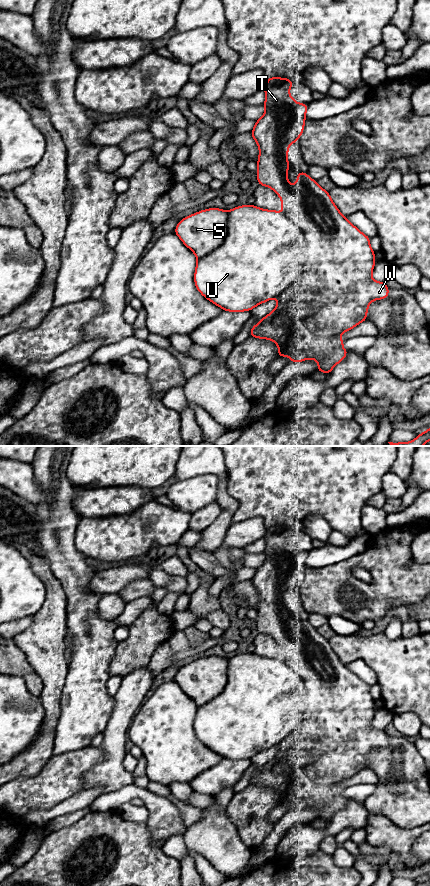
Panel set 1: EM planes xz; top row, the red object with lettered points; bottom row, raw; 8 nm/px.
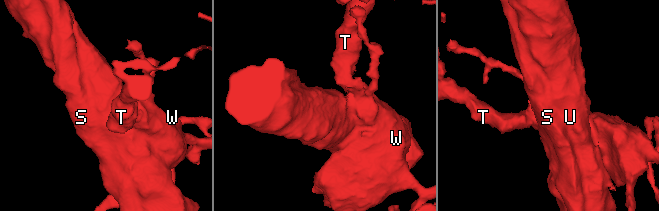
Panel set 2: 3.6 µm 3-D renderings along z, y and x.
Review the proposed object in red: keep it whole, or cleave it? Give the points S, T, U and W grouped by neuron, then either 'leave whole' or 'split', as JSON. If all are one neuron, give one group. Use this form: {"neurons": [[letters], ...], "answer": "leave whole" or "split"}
{"neurons": [["S", "T", "U", "W"]], "answer": "leave whole"}

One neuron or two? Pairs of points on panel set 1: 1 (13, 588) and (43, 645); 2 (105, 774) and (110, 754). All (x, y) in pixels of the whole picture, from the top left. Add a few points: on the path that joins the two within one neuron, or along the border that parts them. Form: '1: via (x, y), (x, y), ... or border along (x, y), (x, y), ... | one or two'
1: border along (45, 593), (43, 604), (34, 614) | two
2: via (110, 769), (110, 759) | one

